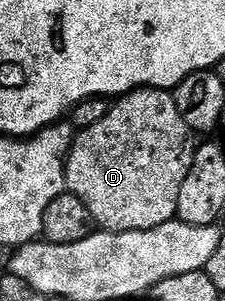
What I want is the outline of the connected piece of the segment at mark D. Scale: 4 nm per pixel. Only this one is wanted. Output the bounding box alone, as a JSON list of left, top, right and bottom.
[64,86,197,233]

